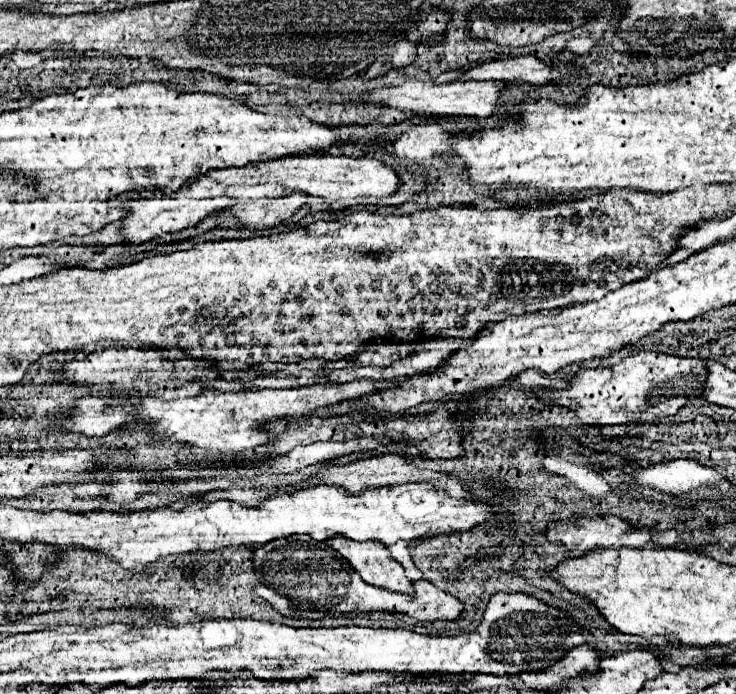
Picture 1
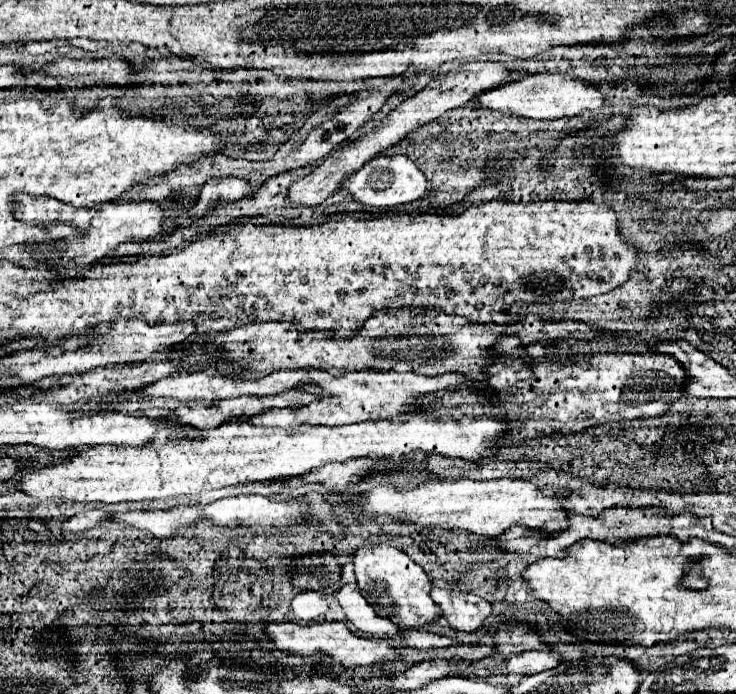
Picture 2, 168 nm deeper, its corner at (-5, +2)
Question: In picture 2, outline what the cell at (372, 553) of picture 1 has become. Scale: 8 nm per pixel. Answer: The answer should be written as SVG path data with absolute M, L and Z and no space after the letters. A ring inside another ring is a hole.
M370 545L370 547L362 547L356 551L354 555L354 567L356 567L356 581L358 587L364 595L364 599L376 609L376 615L386 617L390 621L394 621L400 629L414 629L414 627L422 627L432 623L436 617L442 617L442 609L438 609L438 605L432 601L430 591L432 591L432 579L424 573L424 569L420 565L416 565L404 551L394 549L390 545Z

